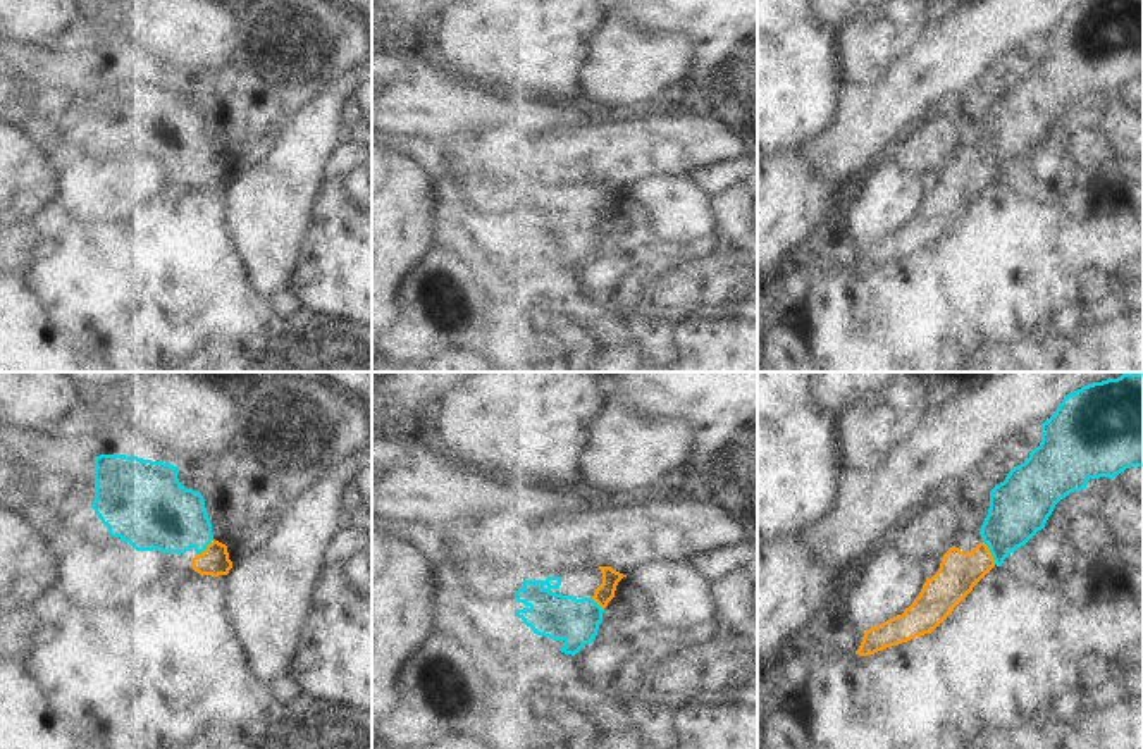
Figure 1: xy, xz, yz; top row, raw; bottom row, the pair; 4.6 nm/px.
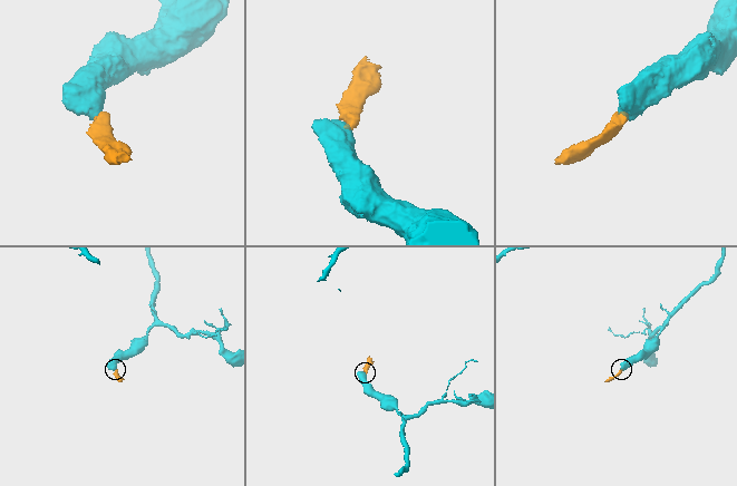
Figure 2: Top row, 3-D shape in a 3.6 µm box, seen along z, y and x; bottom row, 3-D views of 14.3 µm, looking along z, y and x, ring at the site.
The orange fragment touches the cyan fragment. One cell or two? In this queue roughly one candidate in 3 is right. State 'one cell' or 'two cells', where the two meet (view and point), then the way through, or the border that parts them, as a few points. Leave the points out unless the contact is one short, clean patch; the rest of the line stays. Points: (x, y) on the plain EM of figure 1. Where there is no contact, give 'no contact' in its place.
one cell | yz (990, 167) | across yz (959, 186), (973, 181), (990, 167), (1018, 123)

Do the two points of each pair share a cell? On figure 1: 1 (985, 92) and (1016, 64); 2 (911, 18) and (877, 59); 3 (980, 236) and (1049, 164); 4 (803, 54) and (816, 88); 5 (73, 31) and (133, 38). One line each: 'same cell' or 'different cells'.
1: same cell
2: same cell
3: different cells
4: same cell
5: different cells

